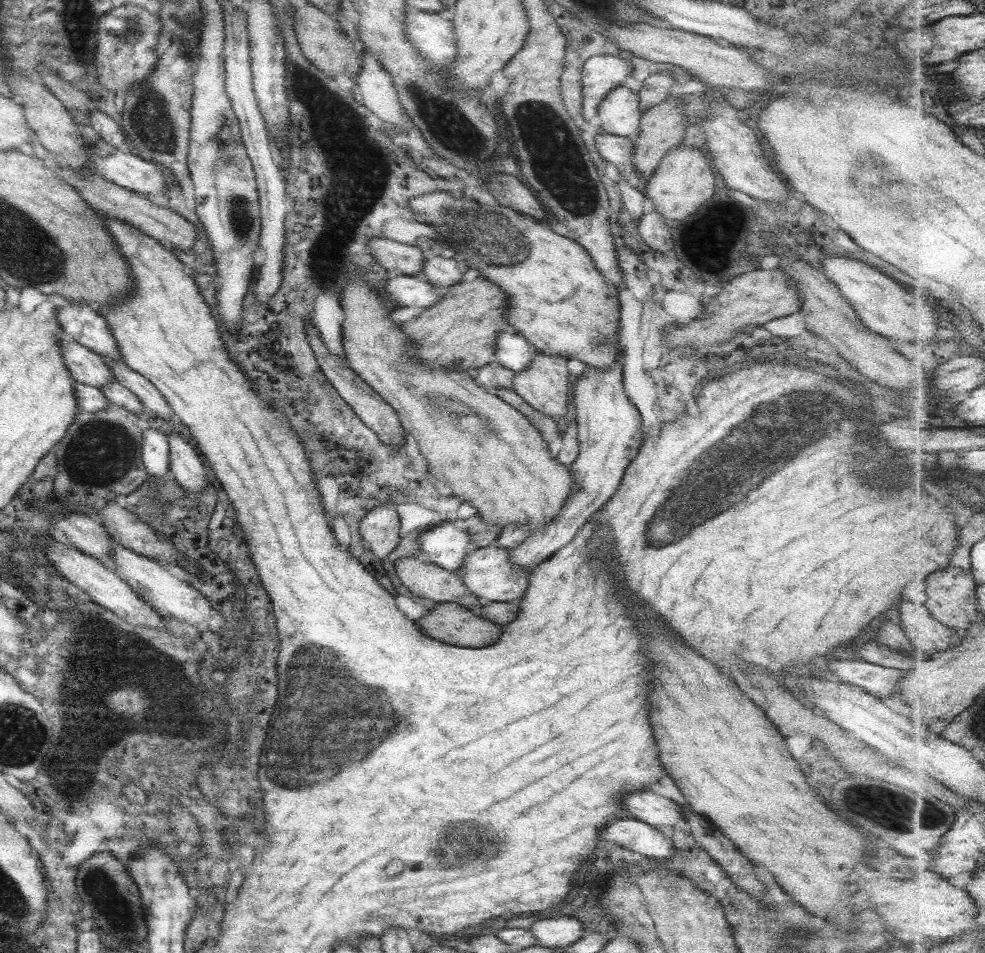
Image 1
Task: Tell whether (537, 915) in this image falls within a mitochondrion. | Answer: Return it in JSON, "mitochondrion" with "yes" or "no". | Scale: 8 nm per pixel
{"mitochondrion":"no"}

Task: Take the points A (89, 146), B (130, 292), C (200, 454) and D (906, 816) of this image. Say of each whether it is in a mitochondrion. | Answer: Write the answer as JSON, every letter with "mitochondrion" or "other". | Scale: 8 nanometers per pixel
{"A":"other","B":"other","C":"other","D":"mitochondrion"}

